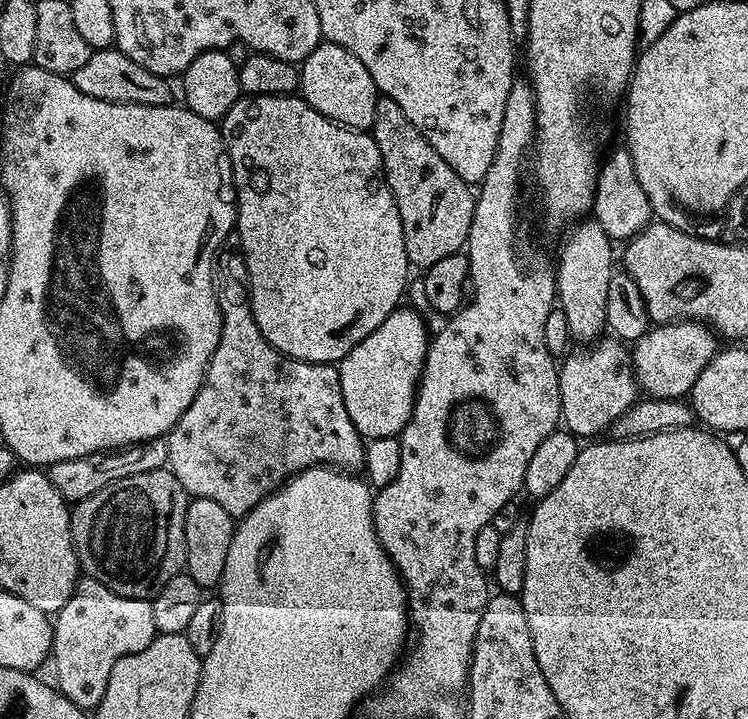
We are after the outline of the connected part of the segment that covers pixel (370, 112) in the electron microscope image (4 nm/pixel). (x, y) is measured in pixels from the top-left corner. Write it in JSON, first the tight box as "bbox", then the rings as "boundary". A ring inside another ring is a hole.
{"bbox":[298,42,378,129],"boundary":[[[321,42],[309,56],[304,57],[298,71],[299,95],[314,110],[318,110],[318,114],[330,118],[343,128],[371,129],[378,93],[374,78],[370,78],[370,70],[366,70],[366,66],[362,66],[362,62],[358,62],[350,50],[342,50],[342,46],[337,44]]]}

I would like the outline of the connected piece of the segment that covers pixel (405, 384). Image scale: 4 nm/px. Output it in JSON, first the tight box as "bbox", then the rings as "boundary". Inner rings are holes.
{"bbox":[339,306,430,441],"boundary":[[[401,306],[388,315],[374,334],[366,334],[366,338],[362,338],[362,342],[339,361],[346,414],[350,414],[350,422],[354,422],[365,441],[399,437],[406,422],[410,422],[429,343],[430,331],[423,318],[407,306]]]}

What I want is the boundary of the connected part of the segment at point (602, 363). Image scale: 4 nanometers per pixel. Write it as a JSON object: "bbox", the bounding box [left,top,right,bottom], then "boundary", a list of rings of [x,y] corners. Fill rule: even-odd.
{"bbox":[559,338,638,438],"boundary":[[[615,338],[607,339],[601,339],[592,346],[597,348],[589,352],[565,355],[559,365],[562,424],[577,438],[596,438],[607,433],[614,421],[622,418],[622,414],[626,414],[638,399],[636,373],[632,370],[629,349]]]}

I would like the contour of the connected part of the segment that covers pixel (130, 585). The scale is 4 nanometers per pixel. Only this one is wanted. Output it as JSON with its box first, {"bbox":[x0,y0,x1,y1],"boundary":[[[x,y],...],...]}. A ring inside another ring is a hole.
{"bbox":[70,467,189,600],"boundary":[[[162,467],[158,470],[150,470],[146,474],[130,474],[130,478],[118,478],[114,482],[102,486],[102,490],[90,494],[90,498],[75,501],[71,505],[70,511],[72,513],[72,541],[74,542],[79,571],[83,575],[102,582],[102,586],[114,590],[114,594],[122,594],[126,598],[134,598],[135,600],[151,600],[153,596],[159,594],[162,586],[166,586],[166,582],[170,582],[170,578],[179,576],[185,571],[186,534],[184,533],[184,527],[186,526],[186,510],[188,509],[189,499],[188,493],[180,485],[178,478],[174,478],[174,474],[169,472],[167,467]]]}

